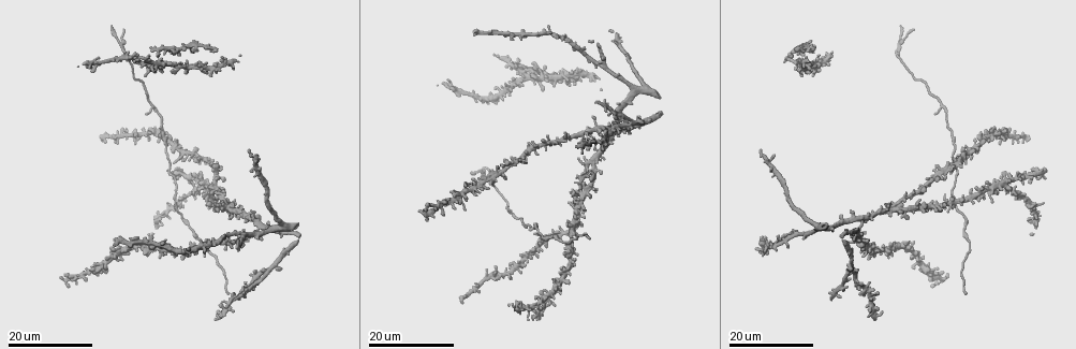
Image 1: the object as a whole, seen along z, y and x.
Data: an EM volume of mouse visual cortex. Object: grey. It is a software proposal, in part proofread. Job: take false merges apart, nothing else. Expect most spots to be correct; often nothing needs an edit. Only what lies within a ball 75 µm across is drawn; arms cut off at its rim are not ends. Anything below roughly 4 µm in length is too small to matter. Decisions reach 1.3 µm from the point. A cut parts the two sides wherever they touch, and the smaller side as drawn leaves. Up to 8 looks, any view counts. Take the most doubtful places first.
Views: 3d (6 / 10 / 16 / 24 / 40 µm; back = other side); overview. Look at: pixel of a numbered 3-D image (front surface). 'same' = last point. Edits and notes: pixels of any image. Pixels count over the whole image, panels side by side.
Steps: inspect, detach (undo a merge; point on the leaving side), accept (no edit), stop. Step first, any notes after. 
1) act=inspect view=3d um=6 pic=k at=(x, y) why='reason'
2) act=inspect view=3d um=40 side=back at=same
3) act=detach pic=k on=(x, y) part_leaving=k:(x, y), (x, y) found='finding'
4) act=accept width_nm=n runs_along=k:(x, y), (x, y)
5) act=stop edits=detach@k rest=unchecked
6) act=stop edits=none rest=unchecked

act=inspect view=3d um=24 pic=1 at=(171, 163) why='arms part here'

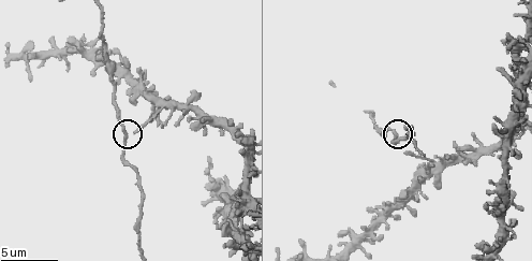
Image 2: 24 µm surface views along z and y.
act=inspect view=3d um=6 pic=2 at=(125, 132) why='closer look'

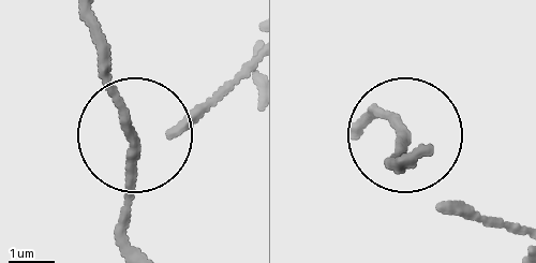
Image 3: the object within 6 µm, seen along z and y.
act=accept width_nm=190 found='one neuron here'

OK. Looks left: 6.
act=inspect view=3d um=16 pic=1 at=(481, 172)

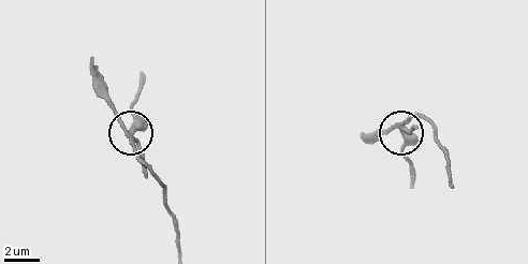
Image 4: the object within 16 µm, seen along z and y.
act=inspect view=3d um=6 pic=4 at=(132, 128)

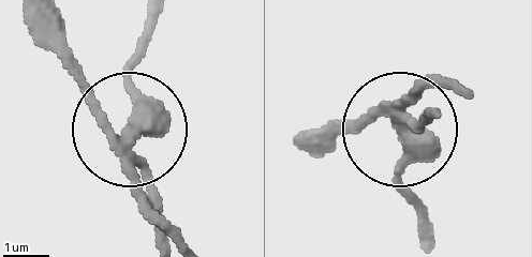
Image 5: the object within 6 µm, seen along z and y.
act=inspect view=3d um=6 side=back pic=5 at=(132, 128) why='other side'

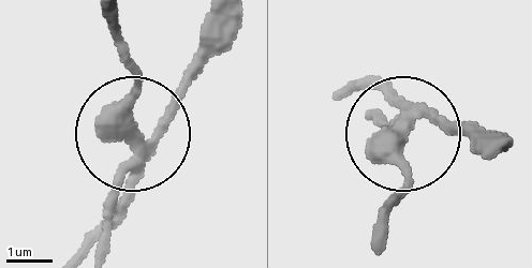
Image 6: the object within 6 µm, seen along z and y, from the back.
act=detach pic=6 on=(108, 217) arms=5 part_leaving=6:(141, 146), (129, 104), (136, 69), (117, 23) found='a second neuron is stuck on'

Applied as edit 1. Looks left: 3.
act=inspect view=3d um=16 pic=2 at=(160, 107) why='three-way junction'

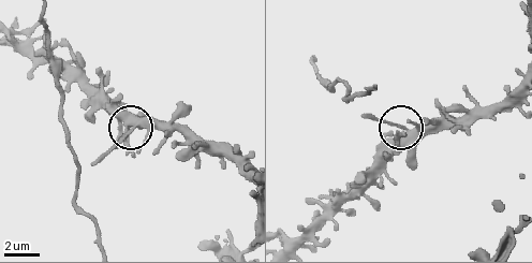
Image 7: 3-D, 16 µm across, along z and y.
act=accept side_arm_um=28 arms=3 found='one neuron here'

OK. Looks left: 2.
act=inspect view=3d um=16 pic=1 at=(484, 98) why='two arms in line, one across'

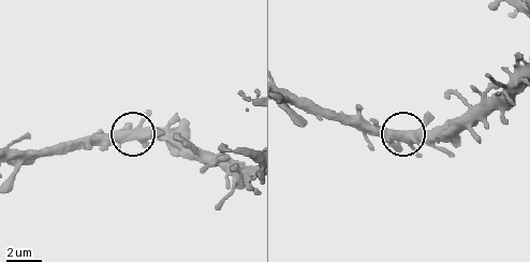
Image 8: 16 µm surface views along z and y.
act=inspect view=3d um=10 pic=8 at=(408, 137)

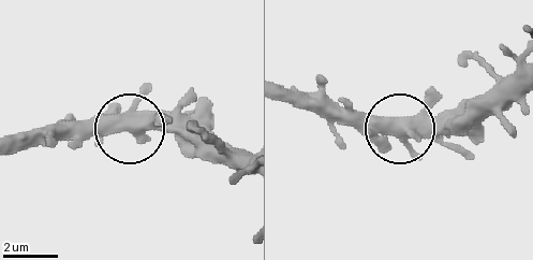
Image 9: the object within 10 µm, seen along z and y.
act=accept width_nm=450 found='one neuron here'

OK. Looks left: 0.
act=stop edits=detach@6 rest=unchecked

